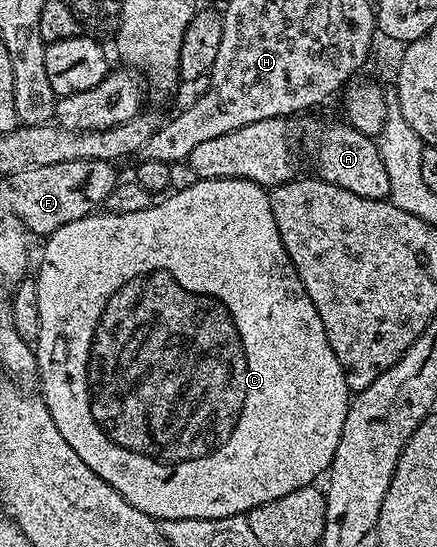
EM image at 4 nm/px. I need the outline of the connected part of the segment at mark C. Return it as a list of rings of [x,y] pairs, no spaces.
[[[200,179],[190,190],[172,192],[165,195],[161,202],[154,202],[146,210],[137,210],[135,214],[118,214],[117,212],[97,211],[86,218],[78,218],[74,222],[66,222],[58,230],[54,230],[51,236],[43,241],[44,257],[40,260],[40,269],[34,273],[36,289],[38,290],[38,315],[39,329],[38,338],[34,342],[37,358],[37,370],[39,372],[38,389],[46,410],[50,410],[50,418],[54,418],[54,426],[74,446],[78,458],[98,474],[130,506],[142,510],[142,514],[151,516],[153,520],[177,520],[178,518],[230,518],[231,516],[243,516],[250,510],[262,506],[266,502],[274,502],[274,498],[282,498],[290,494],[290,490],[298,490],[302,486],[319,481],[332,466],[332,459],[338,446],[338,438],[342,434],[342,422],[346,422],[350,389],[346,378],[342,374],[342,366],[338,358],[334,358],[334,350],[330,350],[330,342],[326,338],[326,330],[322,326],[322,318],[318,318],[318,310],[314,310],[314,302],[310,302],[310,294],[302,286],[302,278],[294,270],[290,258],[286,254],[286,246],[282,246],[282,238],[278,234],[278,226],[274,223],[274,210],[270,210],[270,198],[264,185],[255,184],[249,180],[202,180]]]

